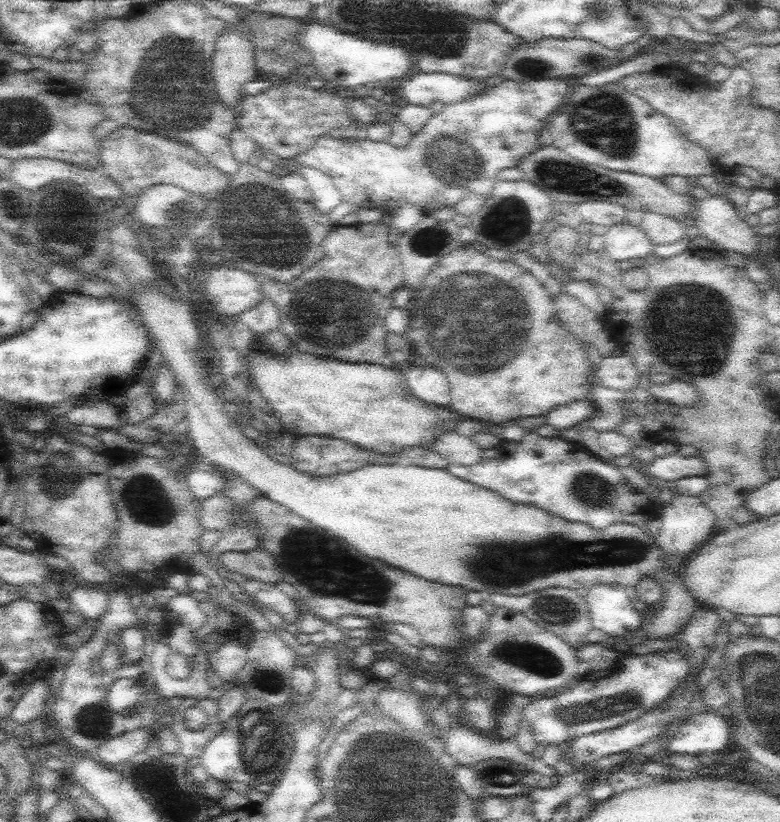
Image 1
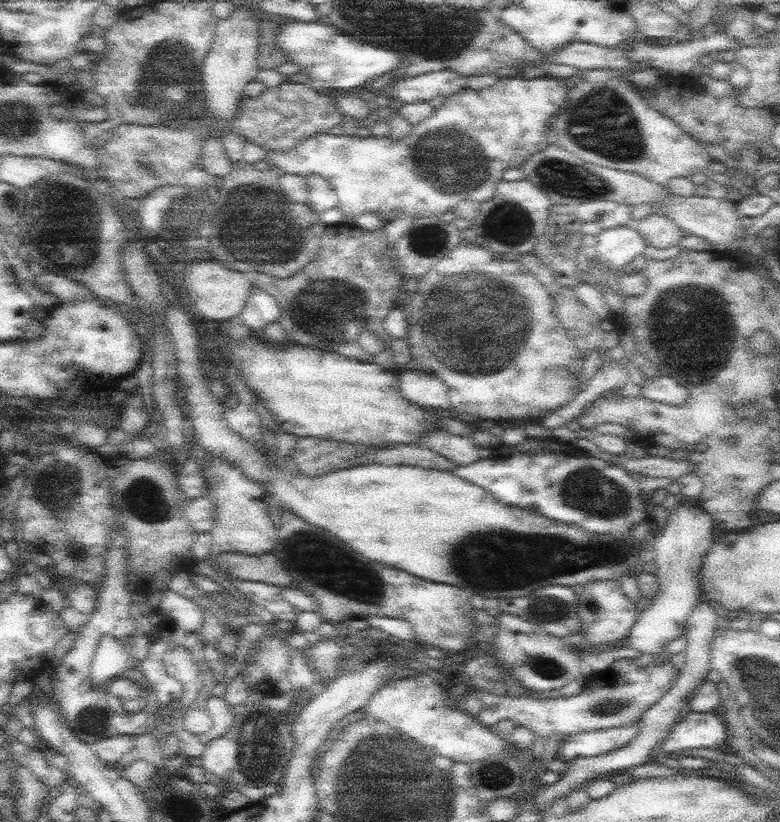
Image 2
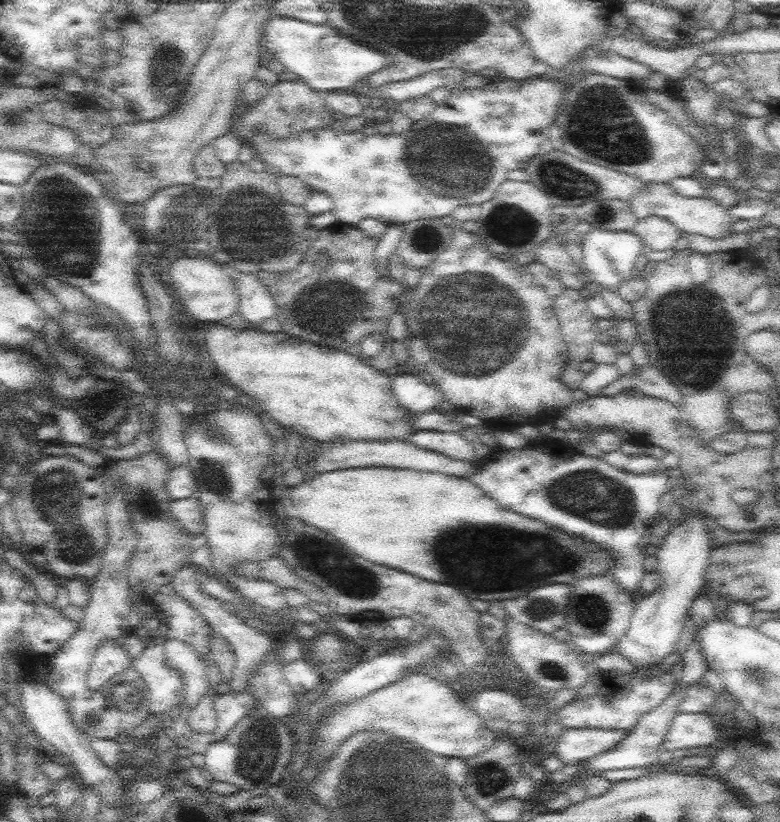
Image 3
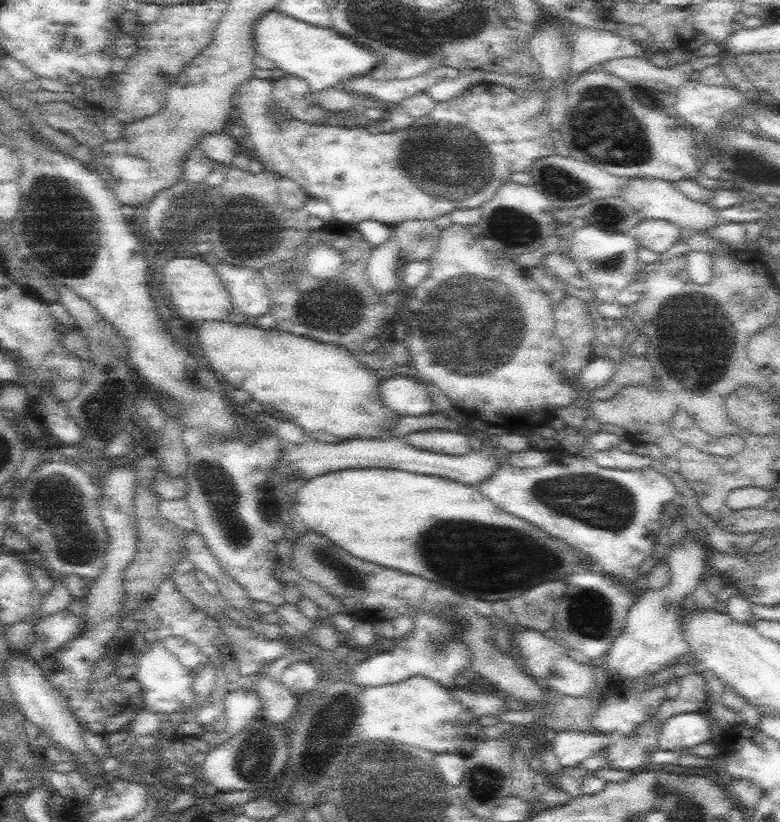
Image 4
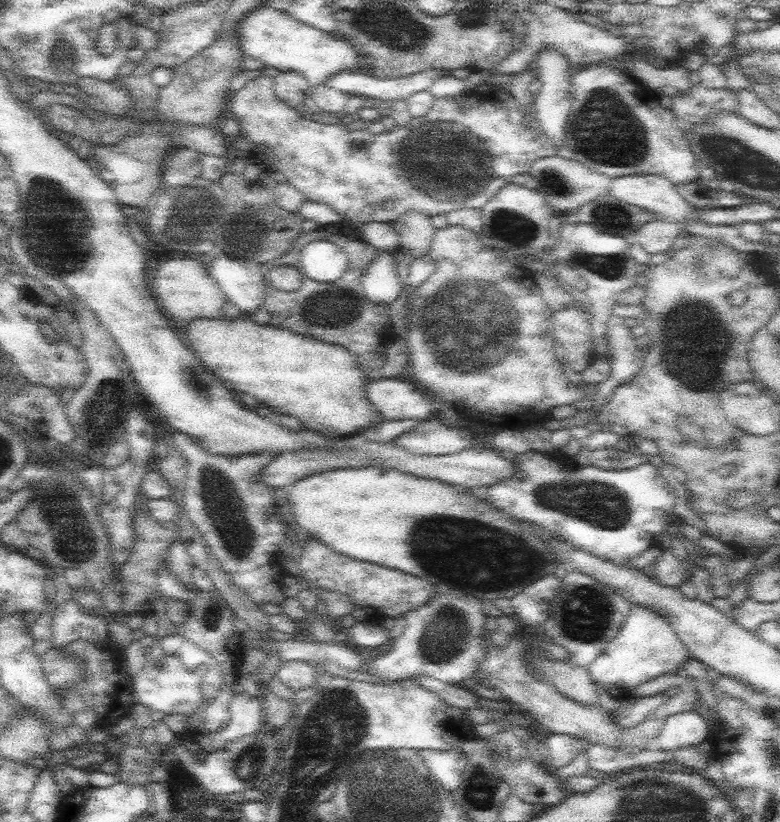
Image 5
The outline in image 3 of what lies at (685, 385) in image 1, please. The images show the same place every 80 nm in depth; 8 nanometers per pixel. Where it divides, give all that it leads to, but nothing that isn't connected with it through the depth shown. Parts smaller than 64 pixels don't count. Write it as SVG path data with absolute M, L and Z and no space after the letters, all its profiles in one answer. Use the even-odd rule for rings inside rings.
M653 364L646 365L644 368L635 365L633 374L630 376L621 375L618 381L606 386L600 395L604 398L610 398L629 393L630 390L639 390L646 396L663 398L678 407L683 401L683 393L678 390L678 386L674 382L670 382L666 377Z

